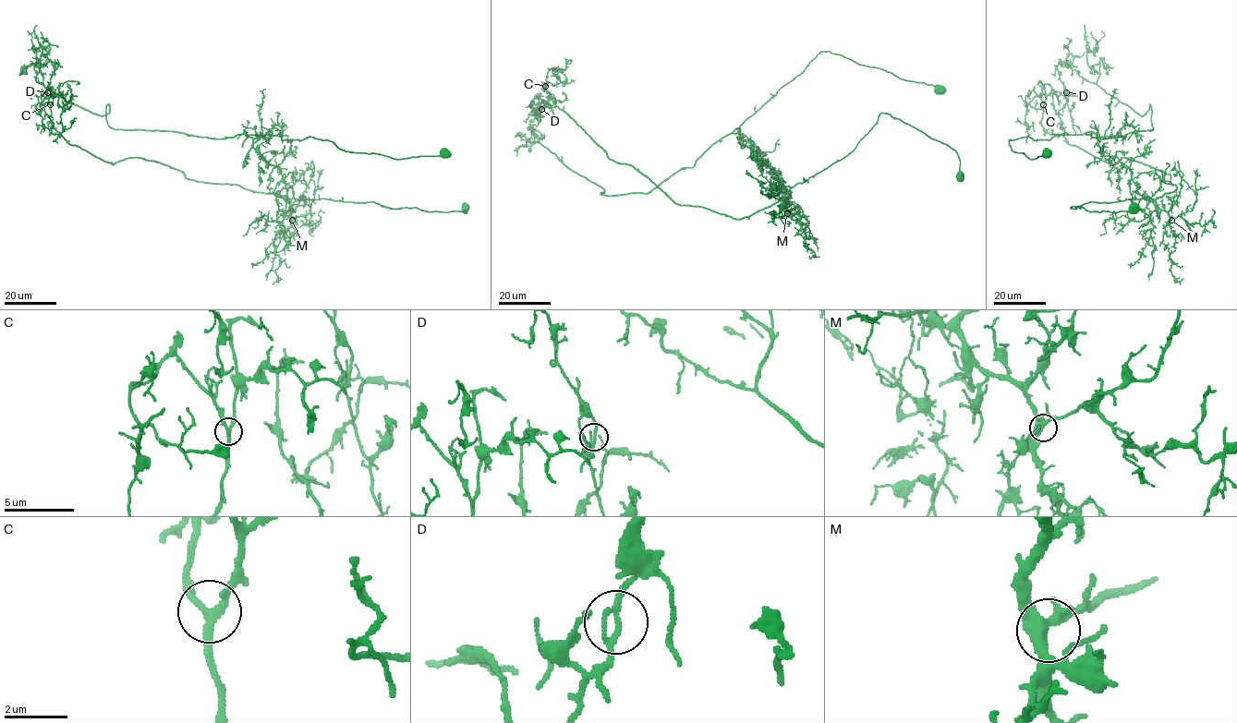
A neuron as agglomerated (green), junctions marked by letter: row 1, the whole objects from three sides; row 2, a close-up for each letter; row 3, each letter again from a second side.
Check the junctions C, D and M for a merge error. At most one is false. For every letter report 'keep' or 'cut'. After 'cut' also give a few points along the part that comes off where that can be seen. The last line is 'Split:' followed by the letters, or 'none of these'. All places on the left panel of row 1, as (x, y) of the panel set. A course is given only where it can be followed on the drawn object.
C: keep
D: cut | (47, 92), (47, 59), (37, 82), (101, 115), (107, 104), (115, 129), (314, 137), (395, 159), (451, 153)
M: keep
Split: D

